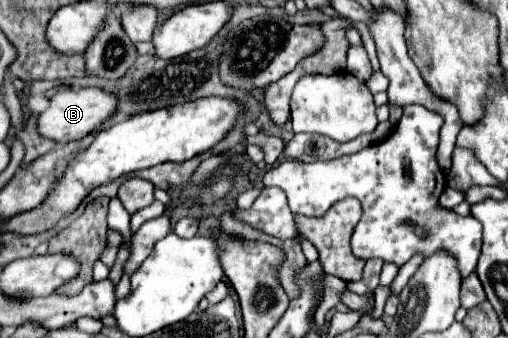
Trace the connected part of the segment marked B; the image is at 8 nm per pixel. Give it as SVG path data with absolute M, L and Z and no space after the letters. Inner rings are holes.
M81 88L79 92L75 90L59 90L49 98L49 106L47 110L43 110L37 118L37 130L43 138L55 140L55 142L71 142L71 140L81 140L83 136L87 136L89 132L99 132L99 124L103 124L115 110L117 106L117 98L111 92L99 90L99 88Z

